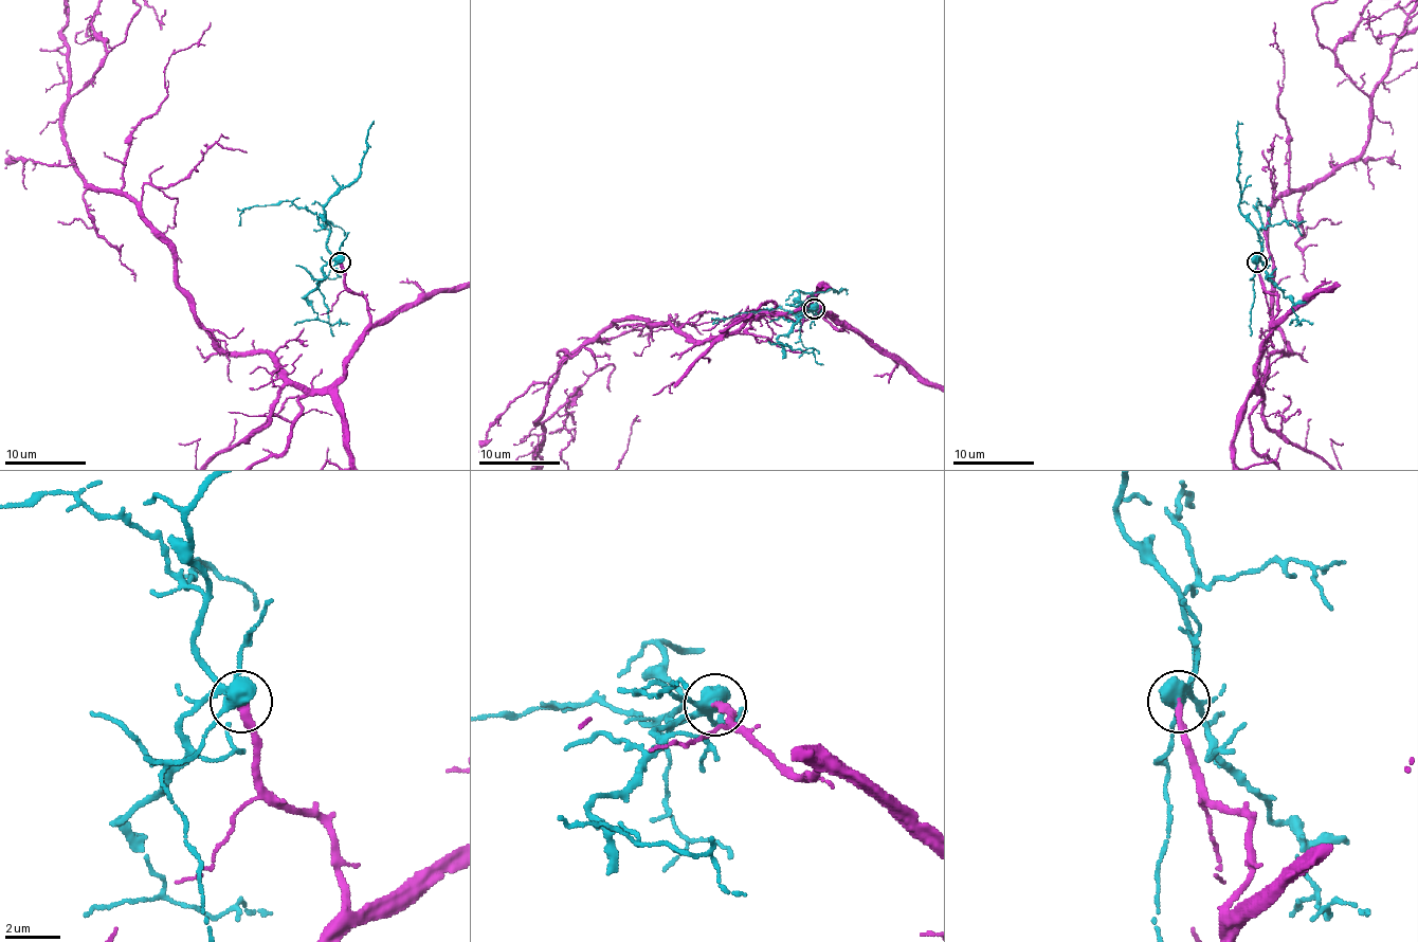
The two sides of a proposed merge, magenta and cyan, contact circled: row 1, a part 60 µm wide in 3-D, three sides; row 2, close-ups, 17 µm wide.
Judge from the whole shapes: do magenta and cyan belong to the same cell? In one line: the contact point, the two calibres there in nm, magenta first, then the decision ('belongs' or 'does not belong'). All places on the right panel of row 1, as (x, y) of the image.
(1257, 261) | 260/440 nm | belongs

